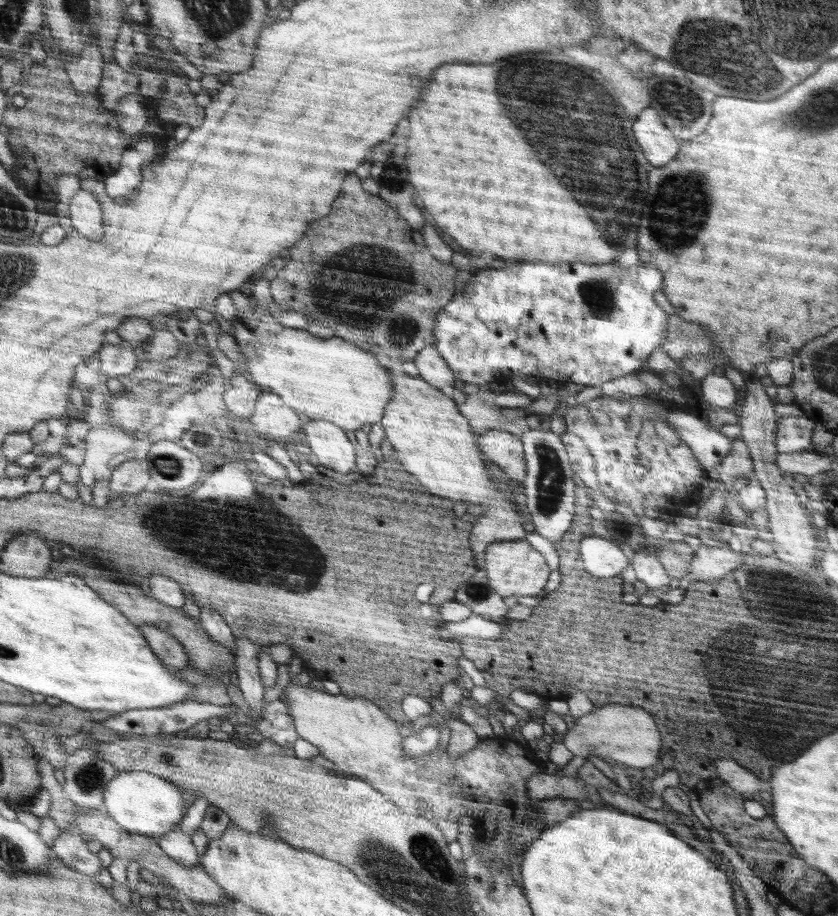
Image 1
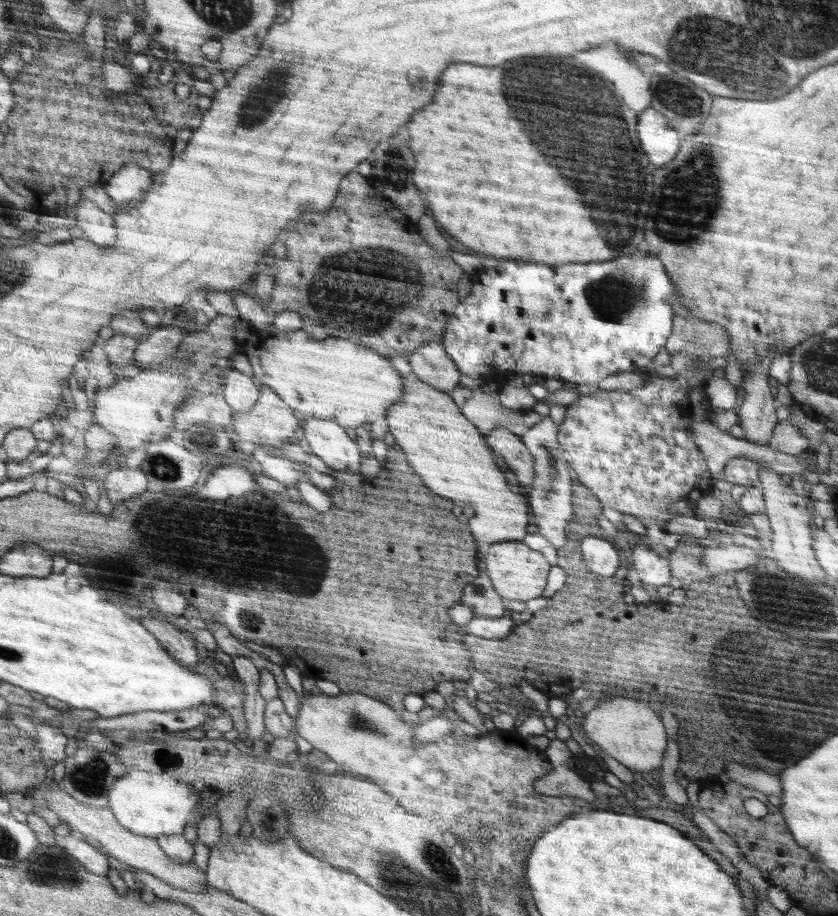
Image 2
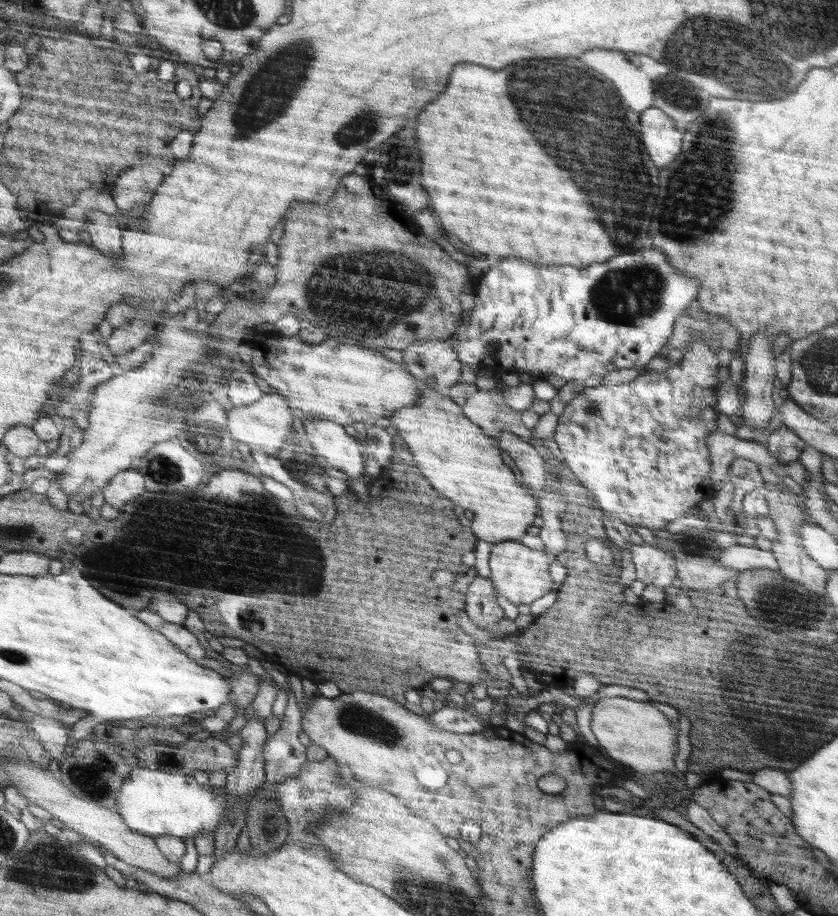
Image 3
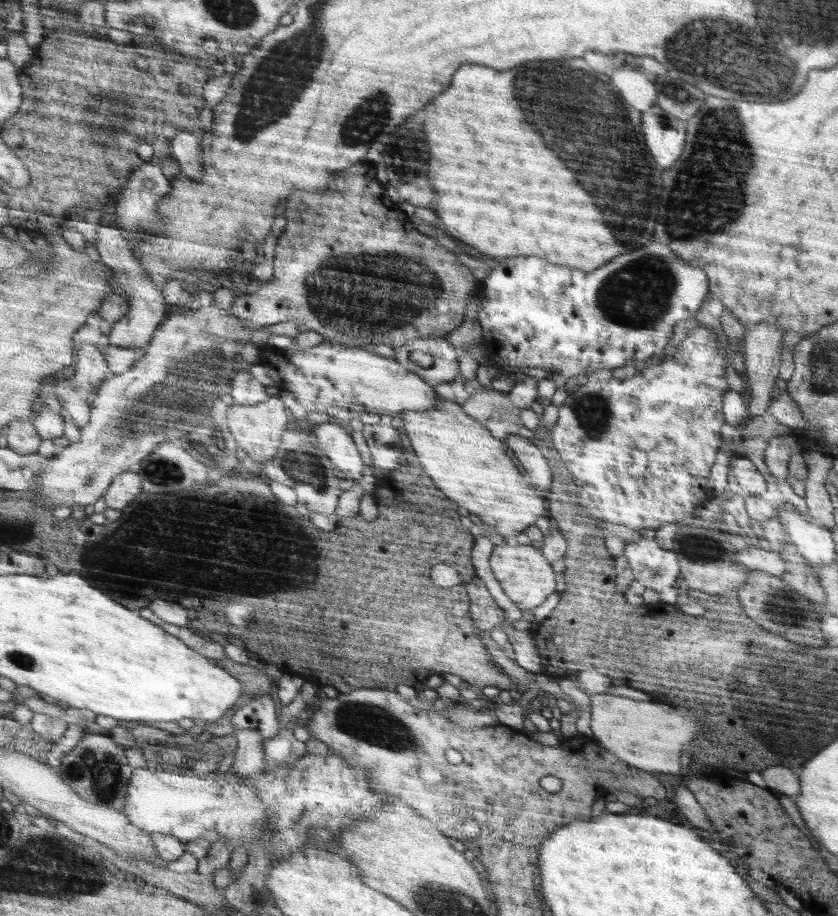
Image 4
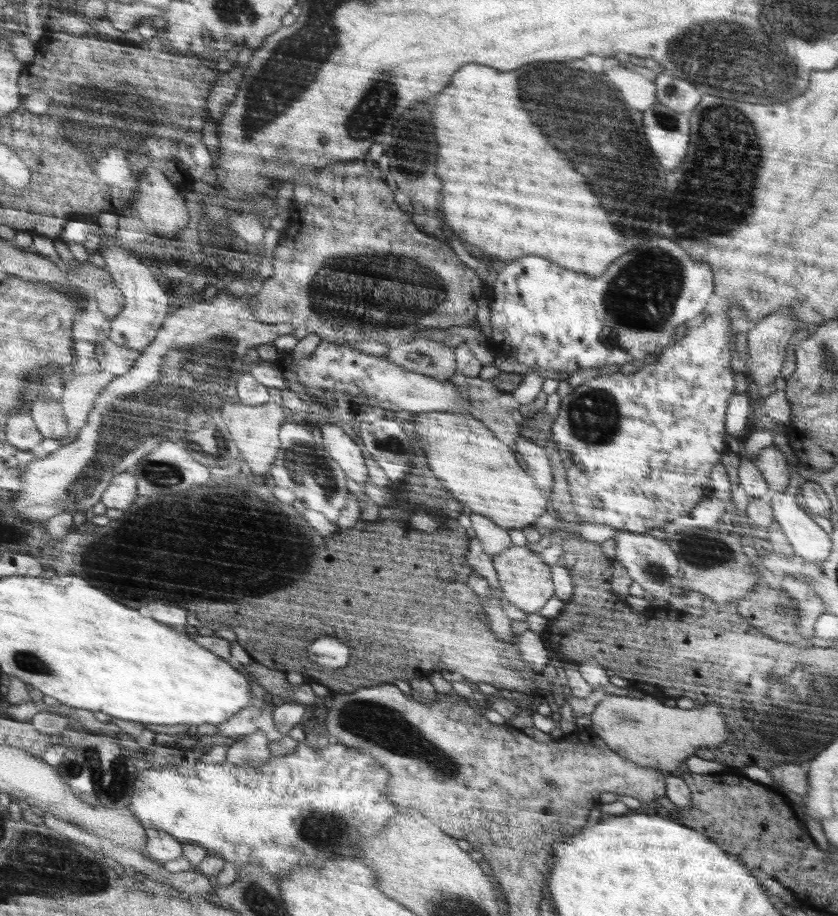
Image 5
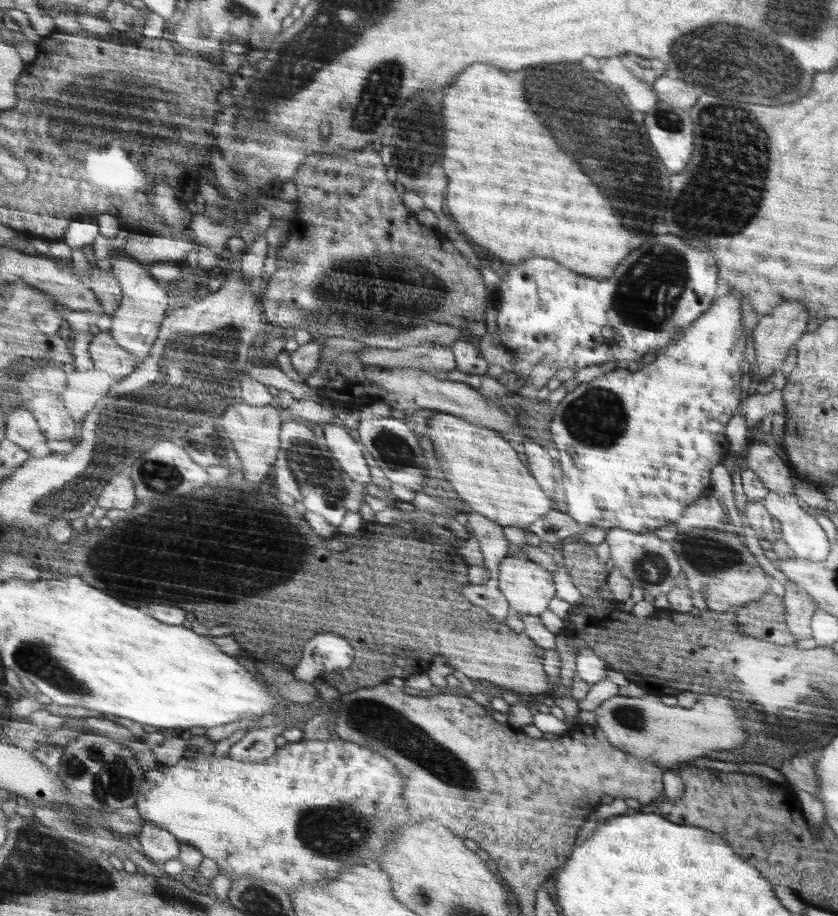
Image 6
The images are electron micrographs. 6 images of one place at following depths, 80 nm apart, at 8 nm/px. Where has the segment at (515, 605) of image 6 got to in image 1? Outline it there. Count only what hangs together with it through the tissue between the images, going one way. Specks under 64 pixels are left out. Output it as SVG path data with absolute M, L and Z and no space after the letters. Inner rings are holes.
M525 539L493 543L485 550L485 573L500 596L538 596L547 583L551 568L545 556Z

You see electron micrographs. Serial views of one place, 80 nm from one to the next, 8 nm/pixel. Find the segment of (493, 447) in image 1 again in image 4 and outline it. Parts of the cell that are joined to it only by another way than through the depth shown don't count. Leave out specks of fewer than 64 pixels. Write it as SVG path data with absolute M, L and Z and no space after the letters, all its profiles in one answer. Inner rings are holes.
M510 435L505 439L516 460L522 464L522 468L526 468L530 483L534 484L535 488L548 491L552 482L552 472L540 449L523 436Z

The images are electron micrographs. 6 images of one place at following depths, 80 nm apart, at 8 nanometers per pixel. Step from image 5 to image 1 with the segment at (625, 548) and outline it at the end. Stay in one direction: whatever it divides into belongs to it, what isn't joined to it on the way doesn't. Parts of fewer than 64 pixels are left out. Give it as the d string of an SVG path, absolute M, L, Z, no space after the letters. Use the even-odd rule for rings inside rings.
M640 549L632 562L637 580L644 582L650 590L664 588L668 582L671 582L666 569L657 558L654 553L646 551L646 549Z

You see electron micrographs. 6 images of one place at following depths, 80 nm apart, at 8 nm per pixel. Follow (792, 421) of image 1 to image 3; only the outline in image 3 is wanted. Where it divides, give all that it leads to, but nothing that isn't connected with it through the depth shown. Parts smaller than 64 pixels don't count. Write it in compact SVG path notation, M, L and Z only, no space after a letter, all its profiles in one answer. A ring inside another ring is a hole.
M786 426L769 434L765 440L767 449L779 460L775 471L781 473L782 466L792 460L800 458L805 450L806 442L802 440L792 429Z

